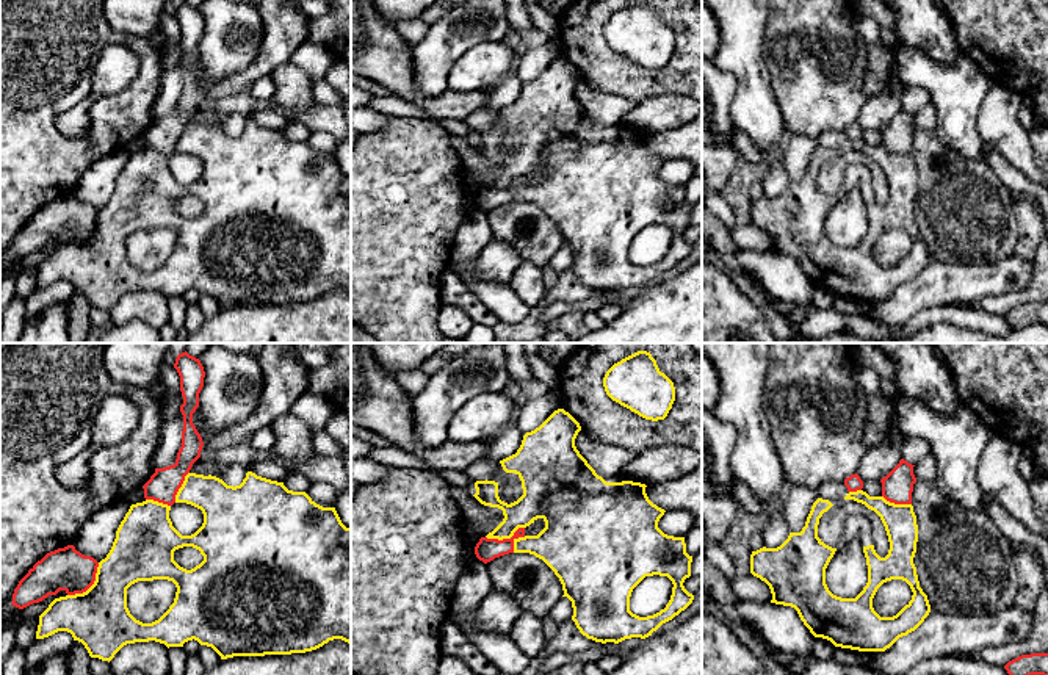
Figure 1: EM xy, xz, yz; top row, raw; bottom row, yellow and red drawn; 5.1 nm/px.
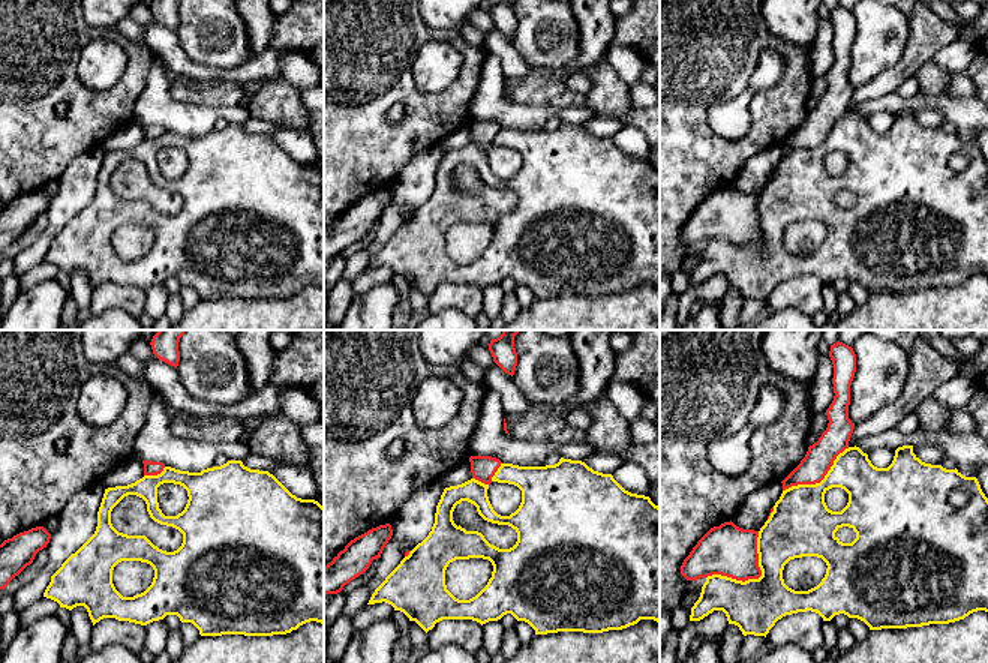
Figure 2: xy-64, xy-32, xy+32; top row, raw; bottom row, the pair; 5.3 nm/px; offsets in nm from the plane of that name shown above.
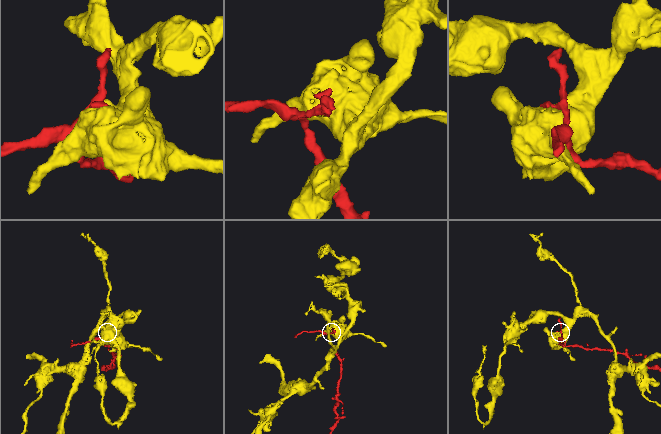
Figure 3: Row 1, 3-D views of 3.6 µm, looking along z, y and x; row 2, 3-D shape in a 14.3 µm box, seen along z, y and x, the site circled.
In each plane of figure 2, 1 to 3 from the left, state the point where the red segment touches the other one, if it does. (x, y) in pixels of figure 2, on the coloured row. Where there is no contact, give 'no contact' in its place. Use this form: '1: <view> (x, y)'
1: xy-64 (155, 476)
2: xy-32 (496, 471)
3: xy+32 (754, 579)

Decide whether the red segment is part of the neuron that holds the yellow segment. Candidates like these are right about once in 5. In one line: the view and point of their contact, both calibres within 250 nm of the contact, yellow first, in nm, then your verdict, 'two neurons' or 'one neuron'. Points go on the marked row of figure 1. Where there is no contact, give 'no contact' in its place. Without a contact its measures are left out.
meets yellow in xz at (506, 537); 190 nm thick on the yellow side, 120 nm on the other; two neurons

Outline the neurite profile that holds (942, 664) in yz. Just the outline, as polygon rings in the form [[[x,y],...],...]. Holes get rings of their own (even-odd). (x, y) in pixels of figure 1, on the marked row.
[[[937,656],[920,661],[905,675],[1009,675],[1004,666],[974,658]]]

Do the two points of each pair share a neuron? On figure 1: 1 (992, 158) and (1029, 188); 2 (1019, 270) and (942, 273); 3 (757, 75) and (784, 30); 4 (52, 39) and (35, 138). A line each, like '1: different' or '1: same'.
1: same
2: same
3: different
4: same

